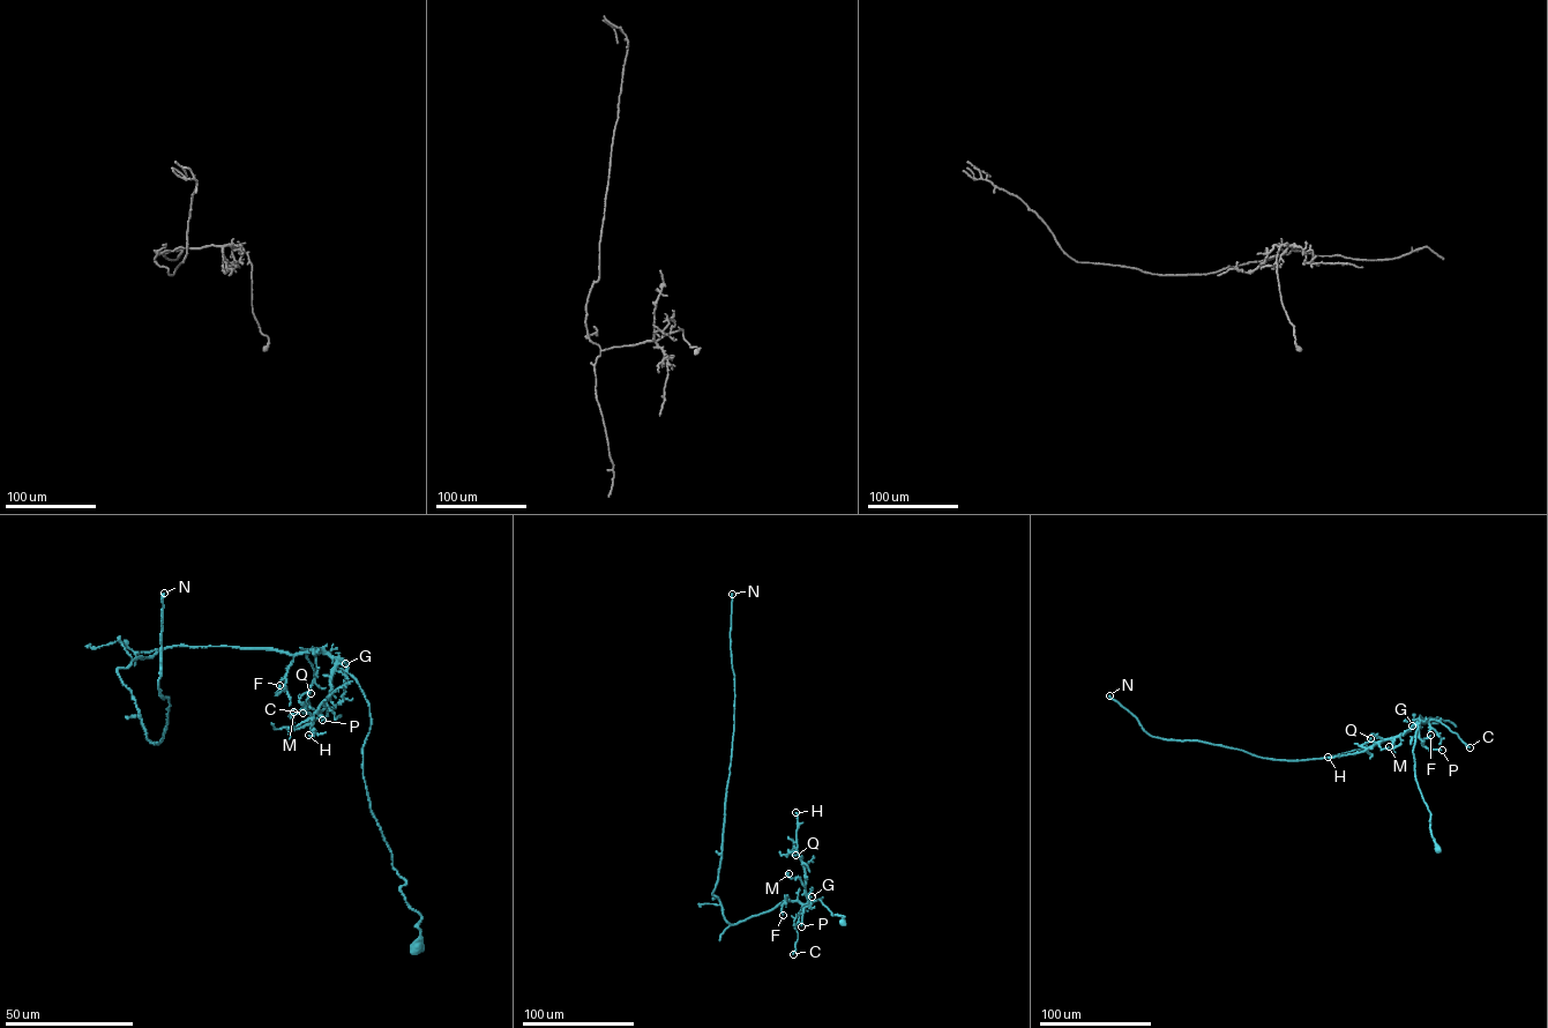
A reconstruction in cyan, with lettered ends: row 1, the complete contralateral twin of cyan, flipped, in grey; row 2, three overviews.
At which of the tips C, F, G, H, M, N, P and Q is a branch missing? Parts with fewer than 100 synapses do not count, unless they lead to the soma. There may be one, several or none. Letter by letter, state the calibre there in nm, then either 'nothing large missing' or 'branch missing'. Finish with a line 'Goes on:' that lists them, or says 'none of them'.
C: 220 nm thick; nothing large missing
F: 190 nm thick; nothing large missing
G: 120 nm thick; nothing large missing
H: 110 nm thick; nothing large missing
M: 90 nm thick; nothing large missing
N: 440 nm thick; branch missing
P: 90 nm thick; nothing large missing
Q: 200 nm thick; nothing large missing
Goes on: N

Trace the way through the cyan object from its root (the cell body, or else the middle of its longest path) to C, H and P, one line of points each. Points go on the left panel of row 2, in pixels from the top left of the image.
C: (417, 947), (421, 916), (399, 889), (363, 776), (368, 702), (327, 653), (306, 652), (313, 680), (303, 713)
H: (417, 947), (421, 916), (399, 889), (405, 880), (363, 776), (368, 702), (344, 660), (308, 735)
P: (417, 947), (421, 916), (399, 889), (405, 880), (363, 776), (368, 702), (346, 672), (343, 700), (322, 720)

